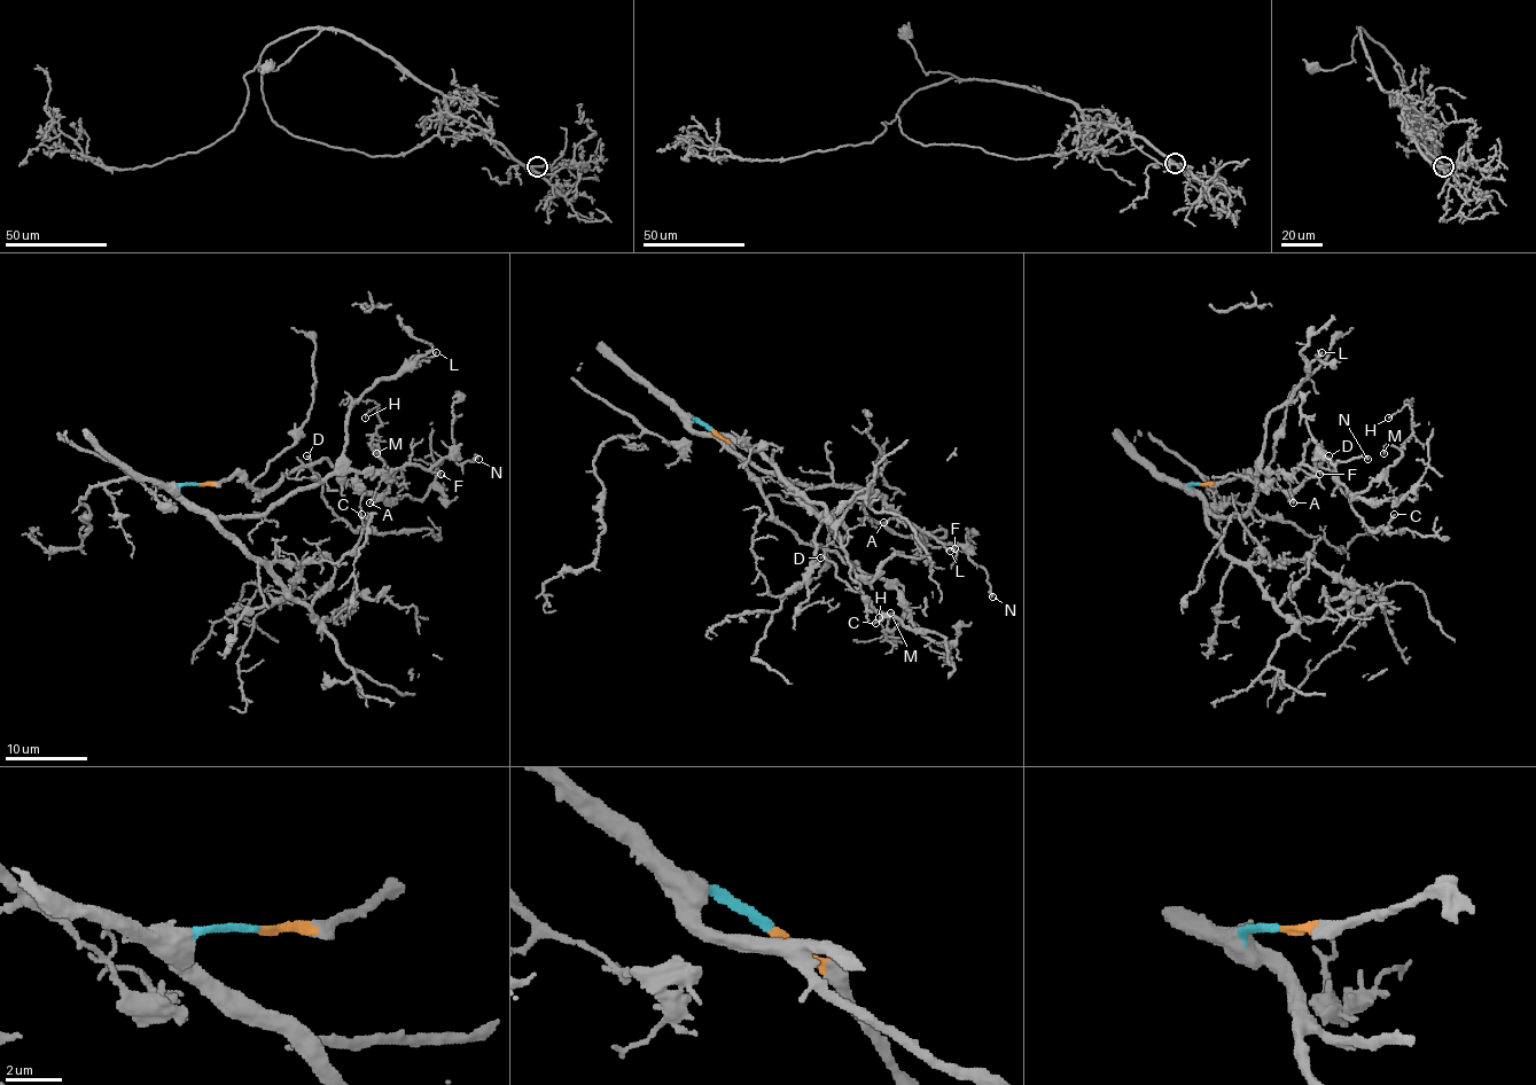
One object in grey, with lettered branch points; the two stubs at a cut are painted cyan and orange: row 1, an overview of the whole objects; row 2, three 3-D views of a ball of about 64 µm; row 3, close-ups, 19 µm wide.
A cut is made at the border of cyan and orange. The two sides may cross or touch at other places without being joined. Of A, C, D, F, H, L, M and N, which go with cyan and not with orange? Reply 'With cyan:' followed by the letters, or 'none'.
With cyan: A, F, L, N

